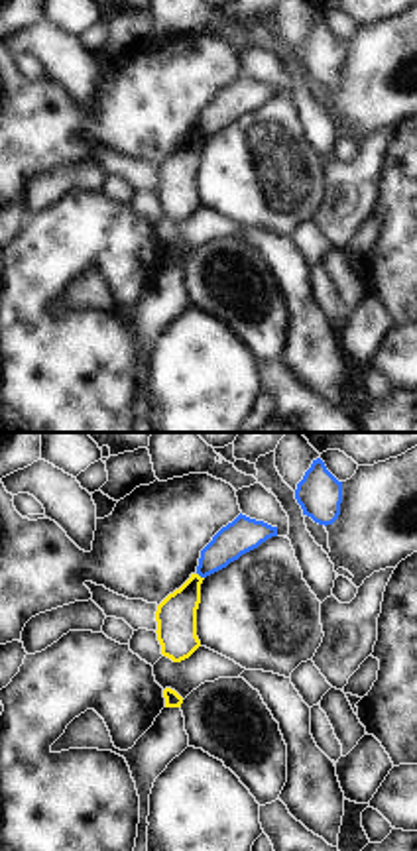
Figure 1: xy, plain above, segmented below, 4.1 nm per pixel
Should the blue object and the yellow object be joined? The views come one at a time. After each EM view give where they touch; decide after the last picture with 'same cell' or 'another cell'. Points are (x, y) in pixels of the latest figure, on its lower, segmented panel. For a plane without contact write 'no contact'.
contact (201, 576)

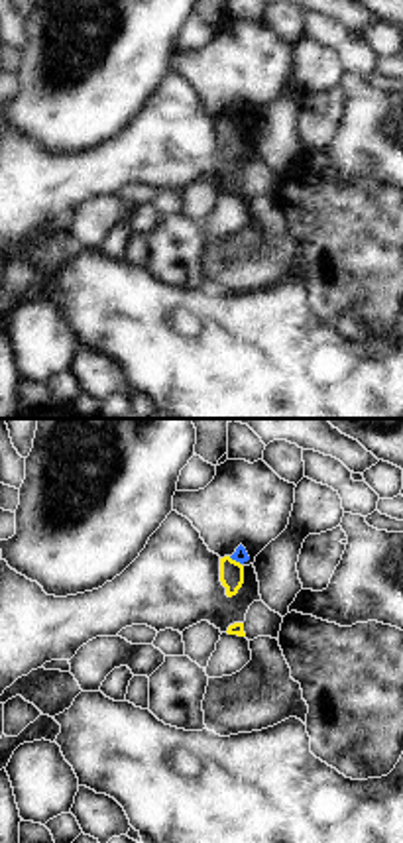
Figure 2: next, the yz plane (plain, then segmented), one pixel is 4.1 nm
contact (234, 559)

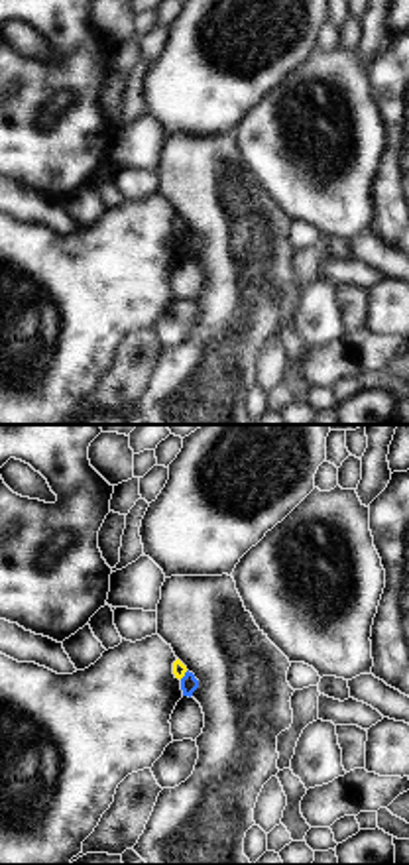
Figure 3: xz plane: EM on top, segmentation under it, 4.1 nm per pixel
contact (185, 675)

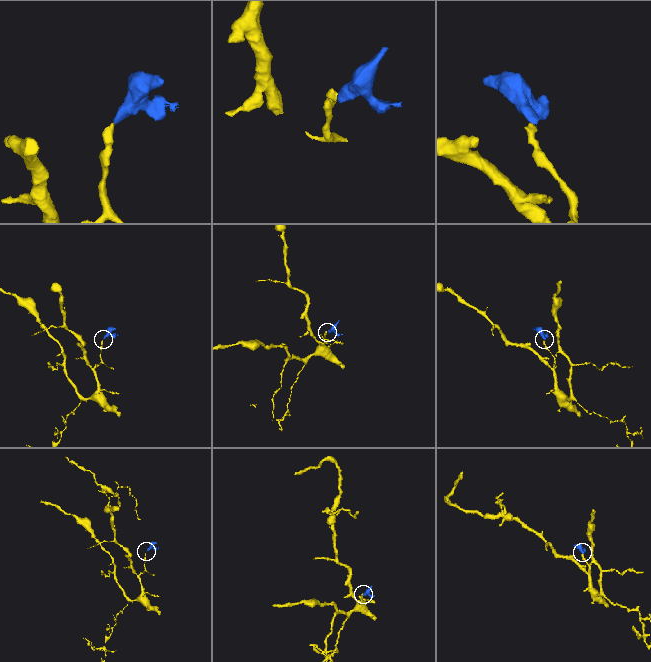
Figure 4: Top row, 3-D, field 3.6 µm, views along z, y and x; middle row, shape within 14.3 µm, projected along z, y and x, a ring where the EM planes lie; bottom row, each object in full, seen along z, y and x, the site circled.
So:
another cell

